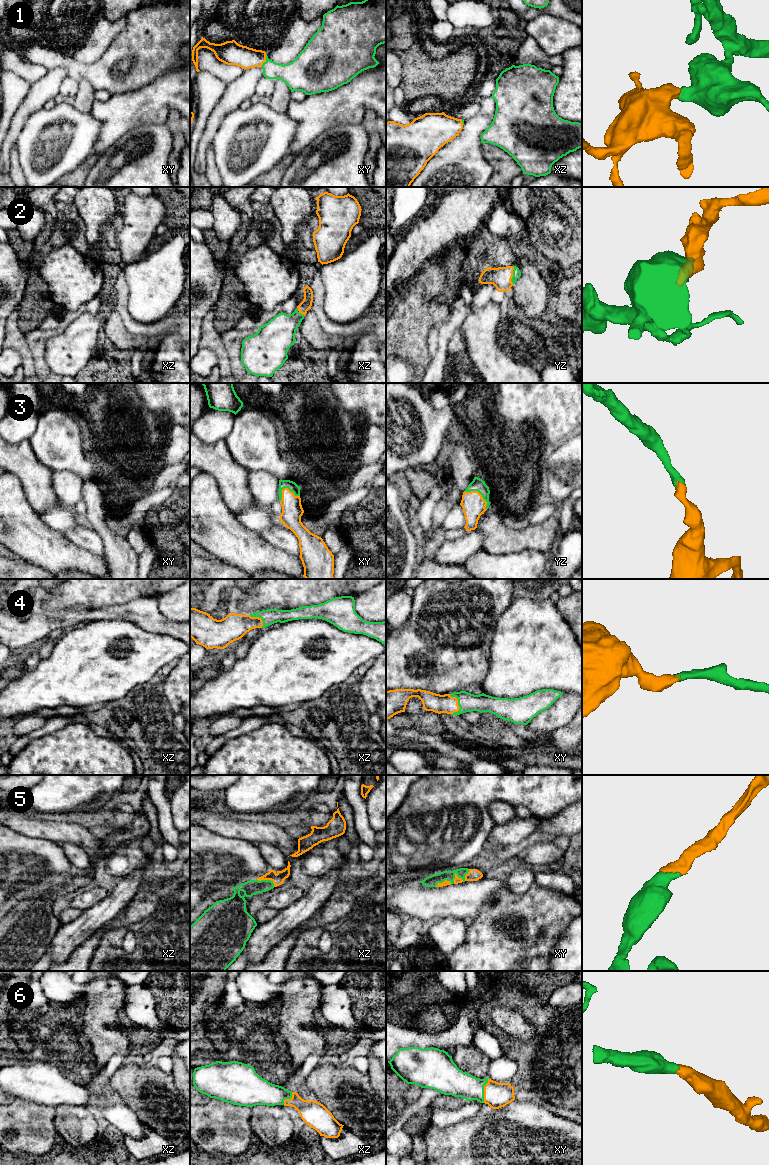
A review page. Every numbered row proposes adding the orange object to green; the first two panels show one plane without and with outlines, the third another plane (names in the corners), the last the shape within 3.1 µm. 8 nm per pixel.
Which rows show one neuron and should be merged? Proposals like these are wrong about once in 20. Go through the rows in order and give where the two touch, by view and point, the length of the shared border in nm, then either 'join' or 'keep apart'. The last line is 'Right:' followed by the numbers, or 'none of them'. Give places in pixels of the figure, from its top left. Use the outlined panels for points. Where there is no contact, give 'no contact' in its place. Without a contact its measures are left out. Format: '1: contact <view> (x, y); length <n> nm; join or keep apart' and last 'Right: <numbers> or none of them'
1: contact xy (266, 60); length 110 nm; join
2: contact yz (513, 275); length 150 nm; join
3: contact yz (480, 493); length 240 nm; join
4: contact xy (458, 704); length 170 nm; join
5: contact xz (266, 880); length 160 nm; join
6: contact xy (483, 1090); length 200 nm; join
Right: 1, 2, 3, 4, 5, 6

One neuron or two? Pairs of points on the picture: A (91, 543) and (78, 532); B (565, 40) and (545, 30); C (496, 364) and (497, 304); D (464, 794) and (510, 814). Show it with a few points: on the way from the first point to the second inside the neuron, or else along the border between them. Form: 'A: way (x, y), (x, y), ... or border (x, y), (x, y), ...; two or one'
A: way (88, 540), (81, 535); one
B: way (560, 36), (555, 36), (550, 32); one
C: way (488, 349), (488, 319); one
D: border (513, 805), (494, 801), (489, 806), (494, 824); two

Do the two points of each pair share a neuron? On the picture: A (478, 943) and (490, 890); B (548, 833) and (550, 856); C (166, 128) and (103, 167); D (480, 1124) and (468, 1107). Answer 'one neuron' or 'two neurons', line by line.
A: two neurons
B: two neurons
C: one neuron
D: two neurons

